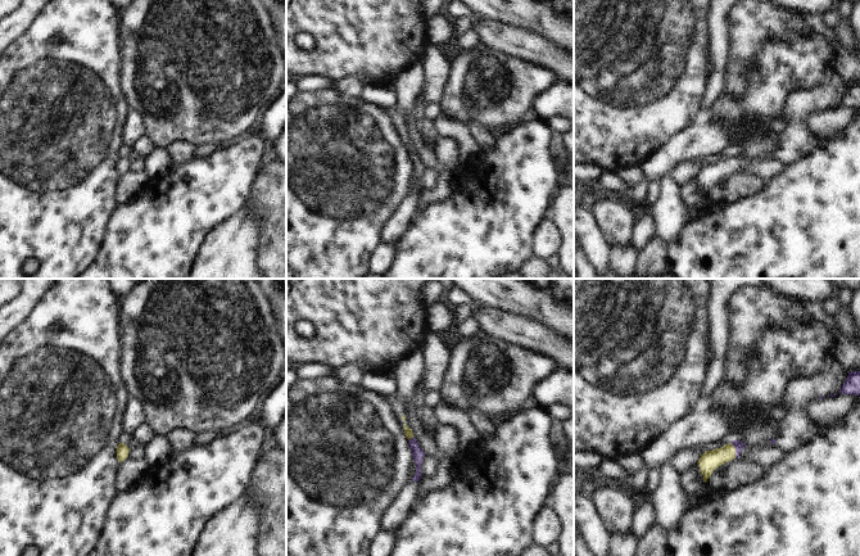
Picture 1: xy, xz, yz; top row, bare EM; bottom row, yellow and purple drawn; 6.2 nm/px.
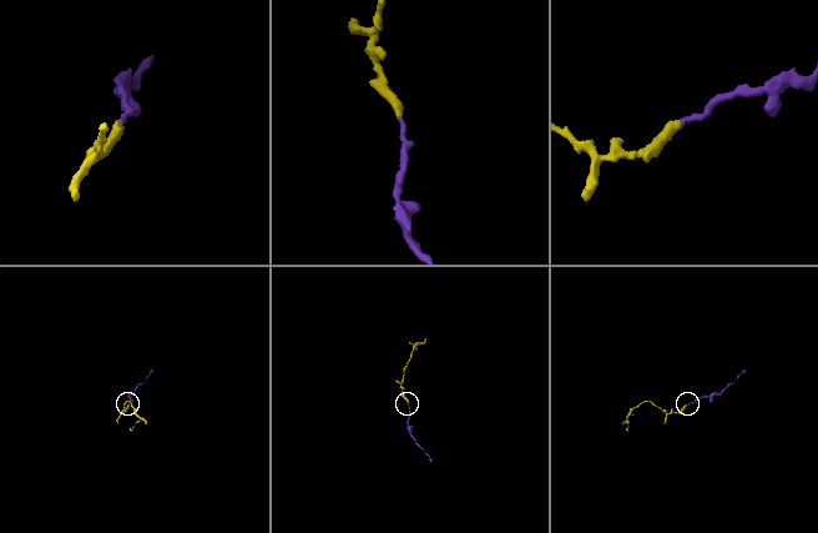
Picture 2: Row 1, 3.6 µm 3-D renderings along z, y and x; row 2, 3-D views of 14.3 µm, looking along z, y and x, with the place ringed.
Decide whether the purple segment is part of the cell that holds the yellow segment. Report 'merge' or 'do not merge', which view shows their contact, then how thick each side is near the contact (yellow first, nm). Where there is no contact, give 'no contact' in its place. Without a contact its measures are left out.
merge; meets yellow in yz; 120 nm thick on the yellow side, 60 nm on the other

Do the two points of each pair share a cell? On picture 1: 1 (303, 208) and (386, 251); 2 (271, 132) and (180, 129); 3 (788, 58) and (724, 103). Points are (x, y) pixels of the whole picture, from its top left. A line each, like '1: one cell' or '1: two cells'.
1: two cells
2: two cells
3: one cell

